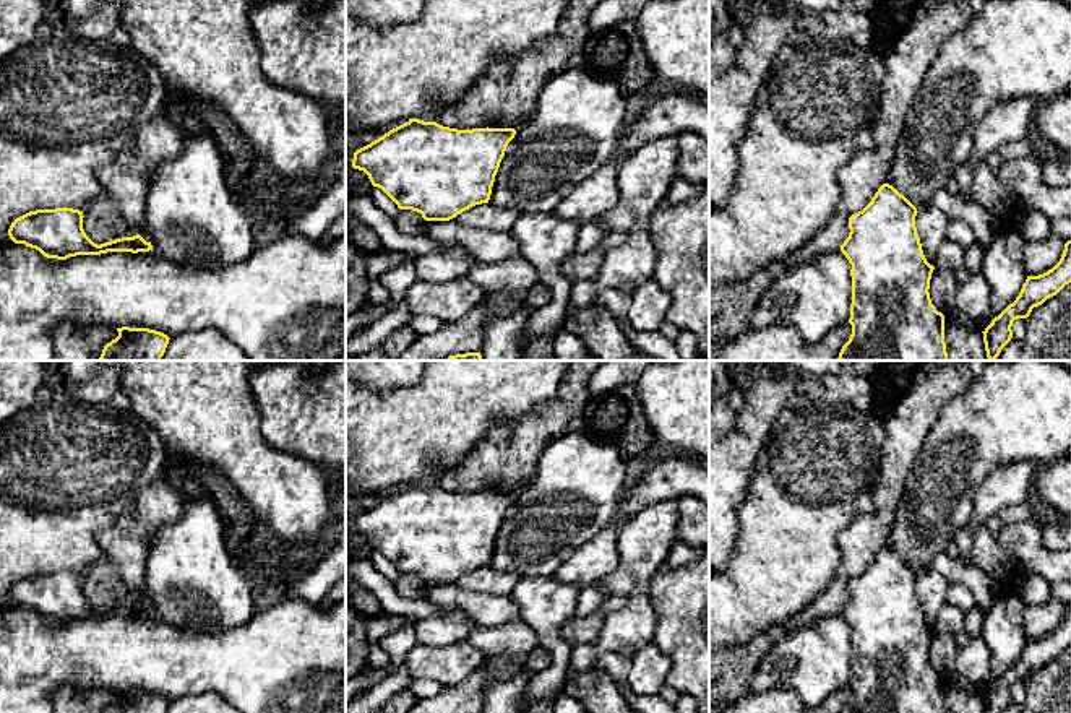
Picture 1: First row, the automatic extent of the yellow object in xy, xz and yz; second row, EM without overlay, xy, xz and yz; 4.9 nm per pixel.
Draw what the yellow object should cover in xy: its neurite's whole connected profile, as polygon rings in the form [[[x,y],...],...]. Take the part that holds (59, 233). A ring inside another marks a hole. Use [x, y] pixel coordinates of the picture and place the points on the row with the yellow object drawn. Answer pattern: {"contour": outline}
{"contour": [[[73,208],[36,210],[16,218],[8,236],[15,244],[39,250],[47,258],[67,260],[76,255],[107,252],[149,252],[151,242],[140,234],[105,244],[94,244],[83,229],[83,211]]]}

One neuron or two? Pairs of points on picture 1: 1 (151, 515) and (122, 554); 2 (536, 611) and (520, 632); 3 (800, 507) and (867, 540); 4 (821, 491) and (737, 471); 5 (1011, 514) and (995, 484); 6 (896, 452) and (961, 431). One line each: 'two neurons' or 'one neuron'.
1: one neuron
2: two neurons
3: two neurons
4: two neurons
5: two neurons
6: two neurons

